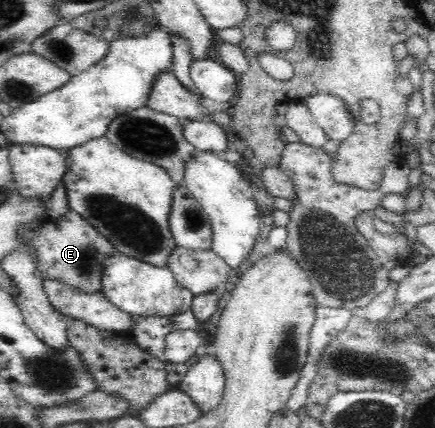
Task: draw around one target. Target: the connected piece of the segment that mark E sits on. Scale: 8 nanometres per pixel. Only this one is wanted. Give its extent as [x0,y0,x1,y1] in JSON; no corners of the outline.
[33,210,115,291]

